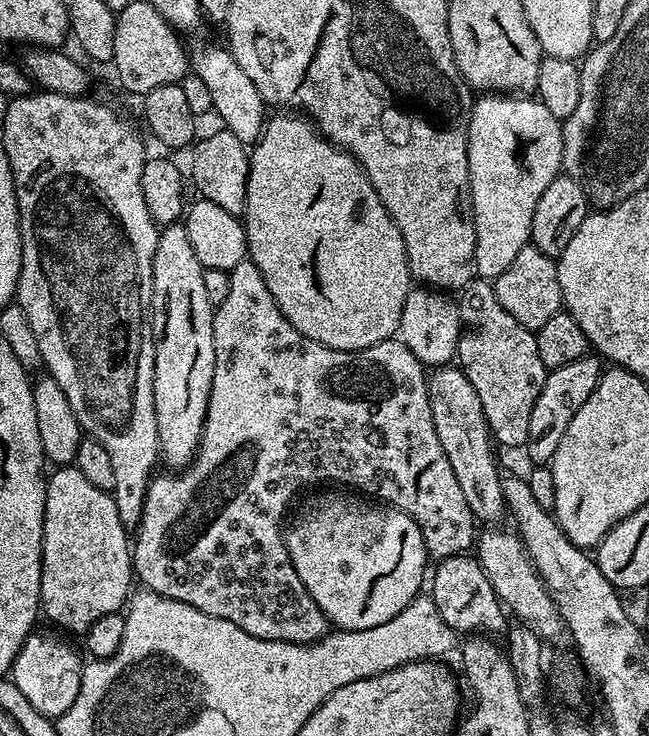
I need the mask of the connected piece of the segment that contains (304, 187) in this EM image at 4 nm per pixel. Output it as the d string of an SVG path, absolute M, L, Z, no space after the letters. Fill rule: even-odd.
M276 114L267 121L260 139L251 145L248 157L248 185L246 186L246 202L242 213L244 234L248 237L247 255L258 266L262 278L266 282L266 290L274 298L278 310L306 338L318 342L327 348L342 350L343 352L357 352L363 348L374 346L383 340L391 340L399 333L402 310L406 303L409 289L413 287L414 277L408 271L408 255L406 246L402 242L402 234L398 226L392 221L392 216L386 206L378 198L374 186L369 182L360 163L343 148L337 148L324 136L321 136L316 125L309 122L300 114Z

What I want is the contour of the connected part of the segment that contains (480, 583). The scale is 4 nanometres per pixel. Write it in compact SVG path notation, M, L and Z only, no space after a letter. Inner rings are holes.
M460 553L456 556L448 556L439 561L434 576L430 578L430 595L439 614L452 630L458 634L472 634L483 632L486 634L503 633L507 629L508 616L496 597L496 592L490 586L490 580L486 575L480 561L473 555Z

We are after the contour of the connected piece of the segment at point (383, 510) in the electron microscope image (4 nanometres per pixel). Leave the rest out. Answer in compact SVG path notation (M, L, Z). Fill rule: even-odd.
M324 492L321 496L310 497L296 513L291 513L292 521L290 516L282 535L290 554L290 562L302 586L306 586L310 598L318 602L329 625L353 632L382 626L382 622L390 622L394 614L402 614L402 610L406 610L406 606L410 606L410 602L421 595L423 588L420 587L423 584L425 587L424 567L430 564L430 557L428 547L424 545L422 530L418 530L414 518L399 508L369 502L356 494L348 495L352 496L343 496L340 492Z

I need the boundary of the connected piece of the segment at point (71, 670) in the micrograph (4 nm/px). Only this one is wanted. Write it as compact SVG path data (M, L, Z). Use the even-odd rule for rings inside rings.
M33 631L23 643L18 658L12 664L10 678L40 714L48 719L58 720L78 696L84 664L62 639L40 631Z

